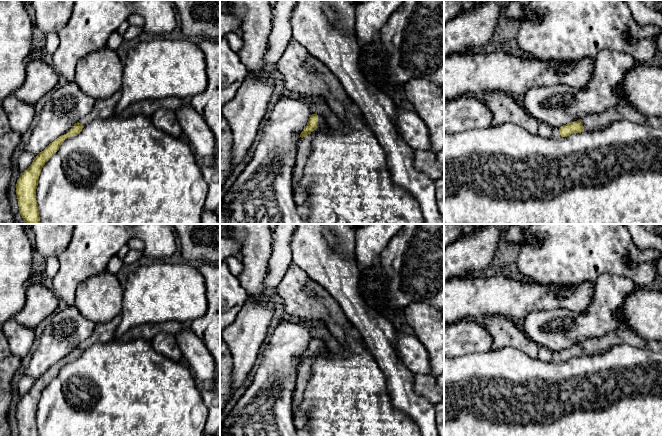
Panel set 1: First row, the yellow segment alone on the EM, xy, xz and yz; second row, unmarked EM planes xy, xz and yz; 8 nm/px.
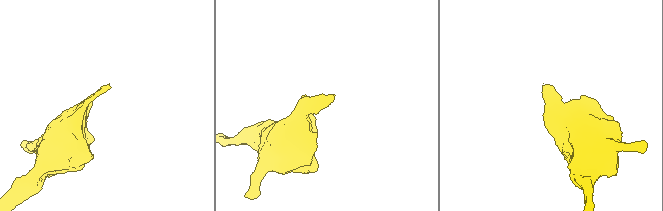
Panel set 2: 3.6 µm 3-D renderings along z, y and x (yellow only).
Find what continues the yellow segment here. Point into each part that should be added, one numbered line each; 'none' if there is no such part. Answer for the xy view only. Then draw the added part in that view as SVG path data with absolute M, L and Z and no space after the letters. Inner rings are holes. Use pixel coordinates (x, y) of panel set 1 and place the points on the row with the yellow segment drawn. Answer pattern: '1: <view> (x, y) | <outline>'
1: xy (103, 108) | M118 91L108 98L97 99L91 112L86 117L80 119L78 122L85 126L95 119L105 119L114 116L115 107L120 101L121 96L121 92Z

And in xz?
1: xz (304, 146) | M318 115L317 128L307 136L301 138L298 143L296 163L293 168L293 186L295 189L295 202L298 206L305 203L306 200L307 192L305 189L300 187L299 182L303 176L303 172L311 152L313 138L317 130L326 130L327 128L329 128L329 125L326 119L323 116Z

